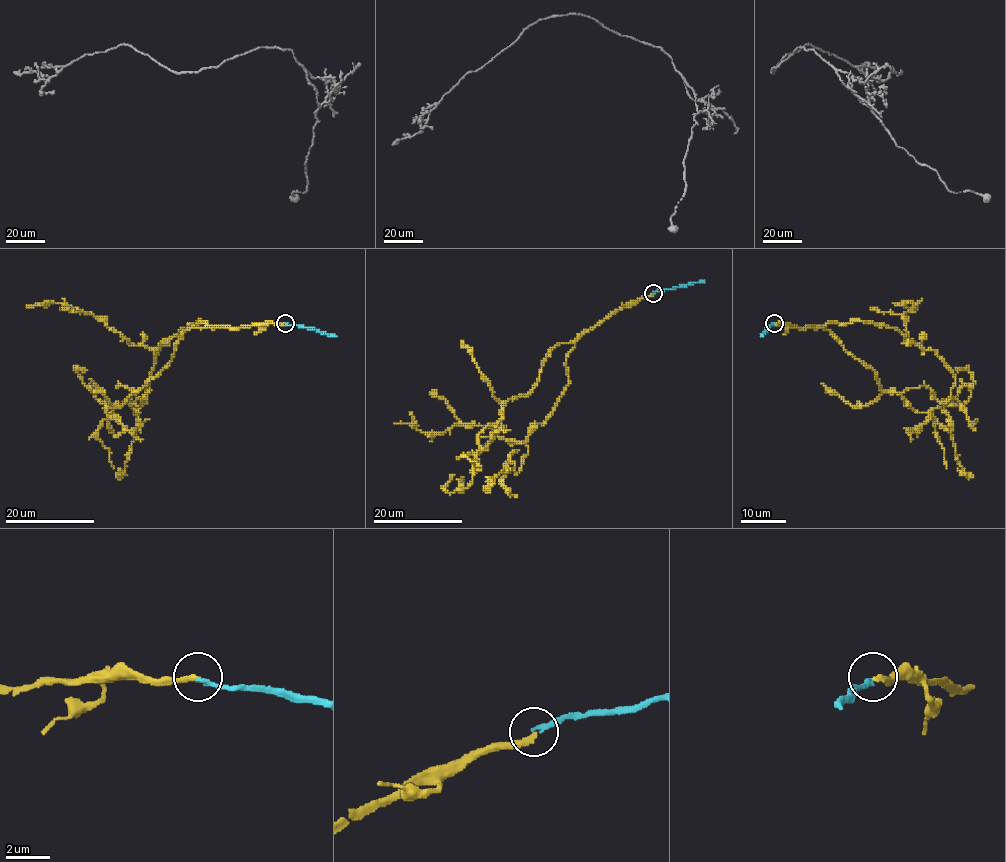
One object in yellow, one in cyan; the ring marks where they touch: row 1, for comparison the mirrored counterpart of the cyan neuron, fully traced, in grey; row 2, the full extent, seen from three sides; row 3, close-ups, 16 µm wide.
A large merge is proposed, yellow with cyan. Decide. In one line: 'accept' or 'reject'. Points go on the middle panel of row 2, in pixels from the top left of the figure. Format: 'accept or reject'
reject

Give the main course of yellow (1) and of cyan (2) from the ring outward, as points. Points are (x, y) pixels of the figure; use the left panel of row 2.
1: (285, 323), (218, 328), (198, 323), (200, 319), (162, 344), (121, 476)
2: (285, 323), (317, 329), (337, 337)

